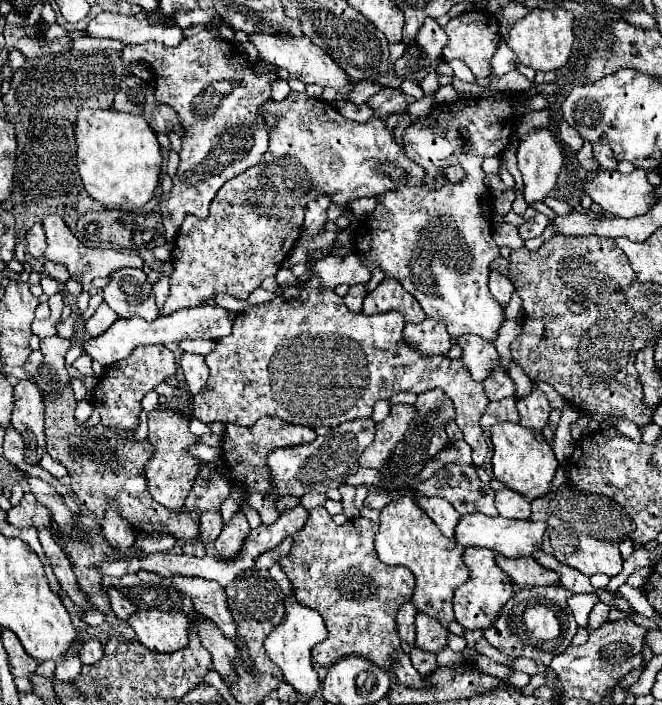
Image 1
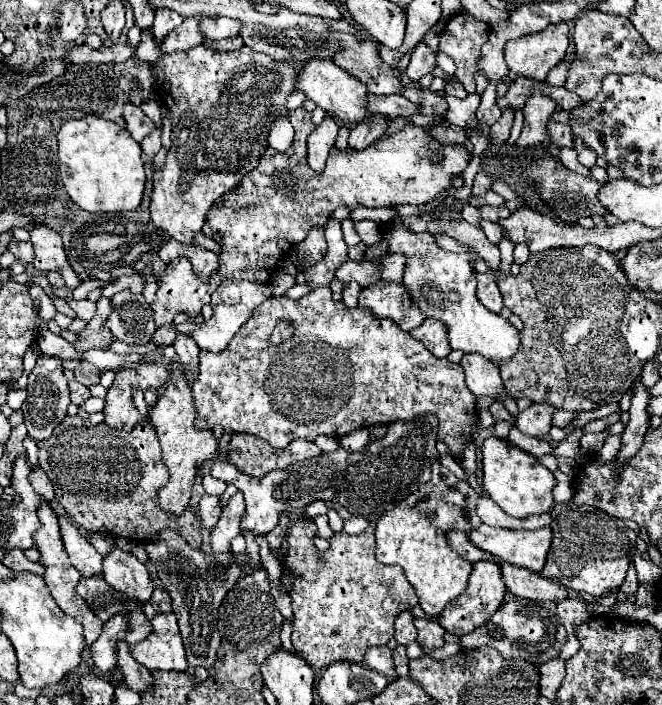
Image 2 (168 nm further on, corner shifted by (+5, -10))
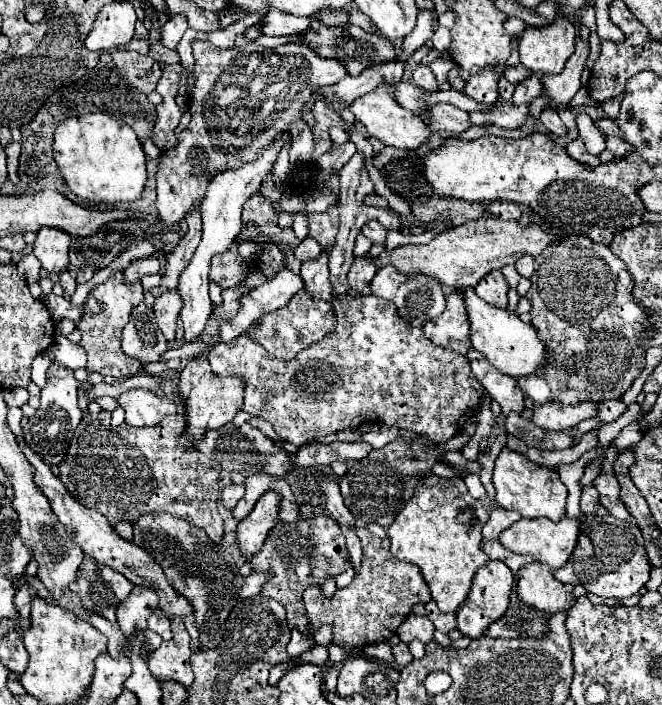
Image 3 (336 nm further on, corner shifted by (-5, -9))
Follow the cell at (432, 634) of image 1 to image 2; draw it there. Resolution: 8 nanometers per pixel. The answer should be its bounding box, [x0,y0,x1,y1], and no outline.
[415,618,445,650]

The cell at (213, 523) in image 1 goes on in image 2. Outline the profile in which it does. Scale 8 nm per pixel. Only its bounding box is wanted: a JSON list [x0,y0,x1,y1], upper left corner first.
[199,496,221,530]

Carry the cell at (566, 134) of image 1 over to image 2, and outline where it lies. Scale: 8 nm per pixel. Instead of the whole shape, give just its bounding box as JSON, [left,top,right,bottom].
[547,122,573,148]

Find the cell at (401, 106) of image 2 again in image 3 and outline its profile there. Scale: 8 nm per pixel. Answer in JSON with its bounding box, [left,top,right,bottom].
[423,105,471,133]

